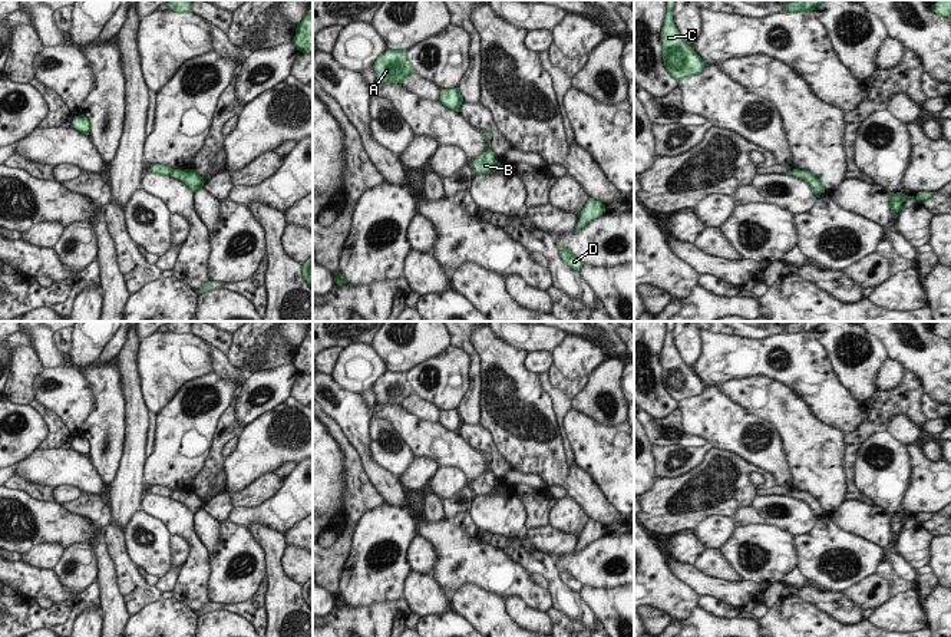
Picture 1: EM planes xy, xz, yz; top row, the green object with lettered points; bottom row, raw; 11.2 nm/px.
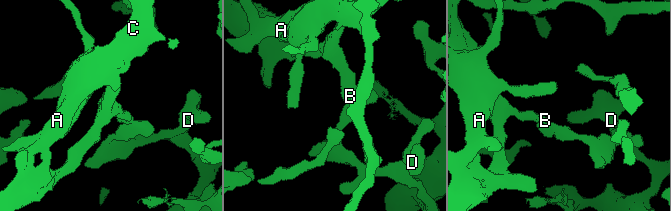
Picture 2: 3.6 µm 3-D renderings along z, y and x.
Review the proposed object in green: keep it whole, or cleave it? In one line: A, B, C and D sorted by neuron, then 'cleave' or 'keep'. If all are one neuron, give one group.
A C D / B | cleave

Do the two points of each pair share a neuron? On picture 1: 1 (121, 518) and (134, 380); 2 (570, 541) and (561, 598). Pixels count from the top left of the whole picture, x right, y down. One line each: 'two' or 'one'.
1: one
2: two

